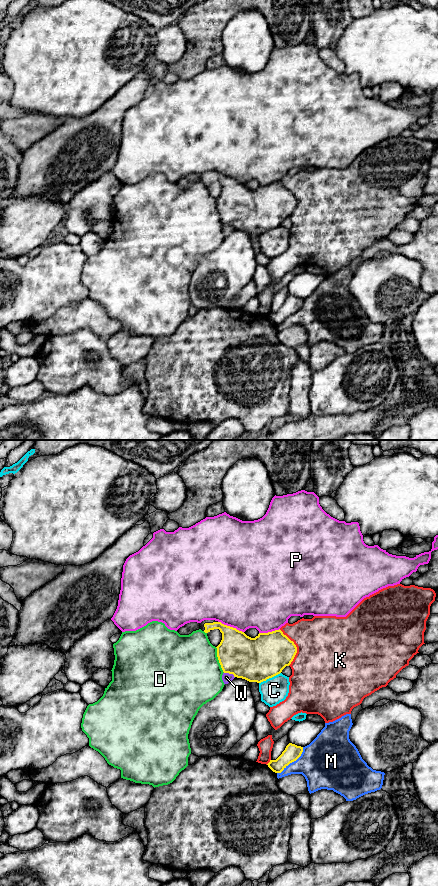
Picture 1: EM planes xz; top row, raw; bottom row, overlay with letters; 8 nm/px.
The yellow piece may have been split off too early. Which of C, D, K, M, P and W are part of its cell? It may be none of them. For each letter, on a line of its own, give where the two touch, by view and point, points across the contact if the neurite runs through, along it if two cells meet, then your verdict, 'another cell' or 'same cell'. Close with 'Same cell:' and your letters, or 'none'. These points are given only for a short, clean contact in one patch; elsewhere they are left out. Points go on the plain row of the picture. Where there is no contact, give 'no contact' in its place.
C: contact xz (269, 229); another cell
D: contact xz (218, 211); another cell
K: contact xz (296, 199); another cell
M: contact xz (292, 313); another cell
P: contact xz (231, 179); another cell
W: contact xz (230, 225); another cell
Same cell: none

